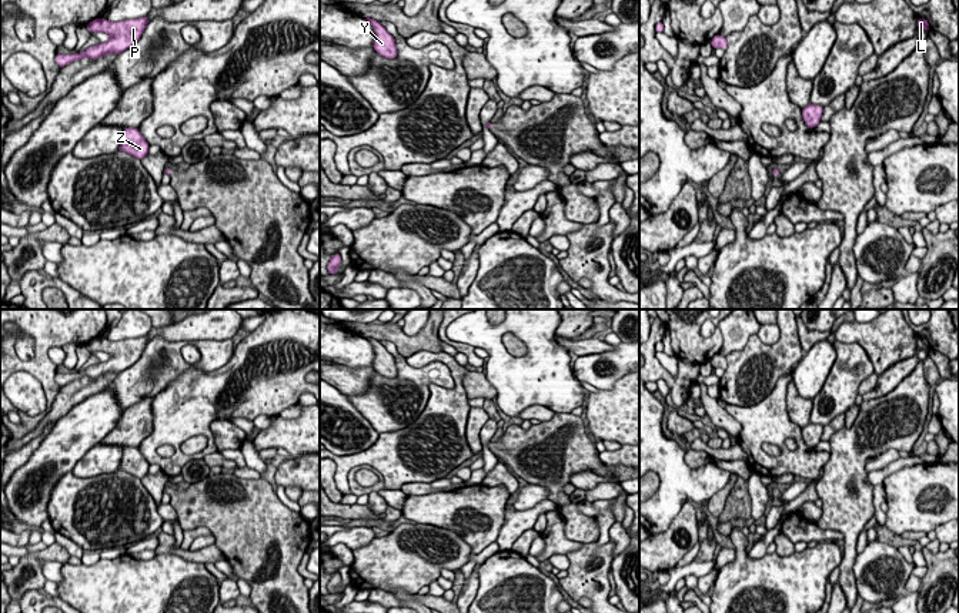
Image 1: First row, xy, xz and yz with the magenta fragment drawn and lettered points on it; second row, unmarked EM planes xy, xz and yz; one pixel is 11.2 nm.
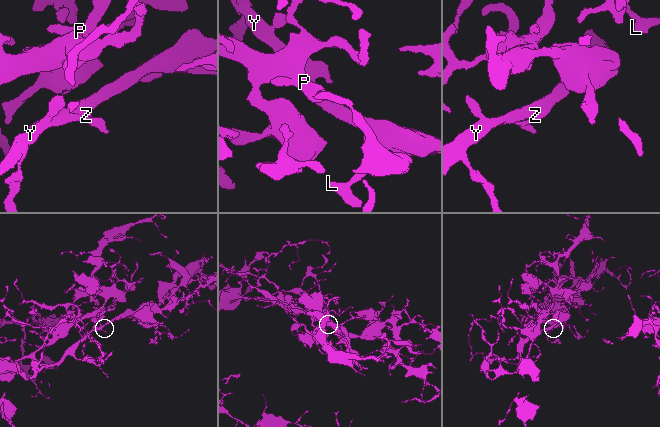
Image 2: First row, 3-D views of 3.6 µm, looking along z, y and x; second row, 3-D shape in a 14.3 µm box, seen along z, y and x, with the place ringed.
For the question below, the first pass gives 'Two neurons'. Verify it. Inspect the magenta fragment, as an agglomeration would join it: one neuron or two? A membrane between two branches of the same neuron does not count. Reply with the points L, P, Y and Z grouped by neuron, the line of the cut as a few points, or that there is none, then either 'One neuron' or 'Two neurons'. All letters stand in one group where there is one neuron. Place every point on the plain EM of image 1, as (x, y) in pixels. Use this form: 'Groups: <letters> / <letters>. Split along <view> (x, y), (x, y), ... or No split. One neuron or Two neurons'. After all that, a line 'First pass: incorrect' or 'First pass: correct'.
Groups: L P Y Z. No split. One neuron
First pass: incorrect

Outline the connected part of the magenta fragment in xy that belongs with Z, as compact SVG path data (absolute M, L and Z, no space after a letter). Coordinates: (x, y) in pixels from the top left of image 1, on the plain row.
M127 446L123 449L123 458L118 465L120 470L124 470L138 479L144 478L148 473L150 463L141 455L138 448Z

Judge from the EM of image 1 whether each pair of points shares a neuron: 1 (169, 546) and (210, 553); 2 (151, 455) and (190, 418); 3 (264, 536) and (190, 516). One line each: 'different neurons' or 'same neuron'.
1: same neuron
2: same neuron
3: same neuron

